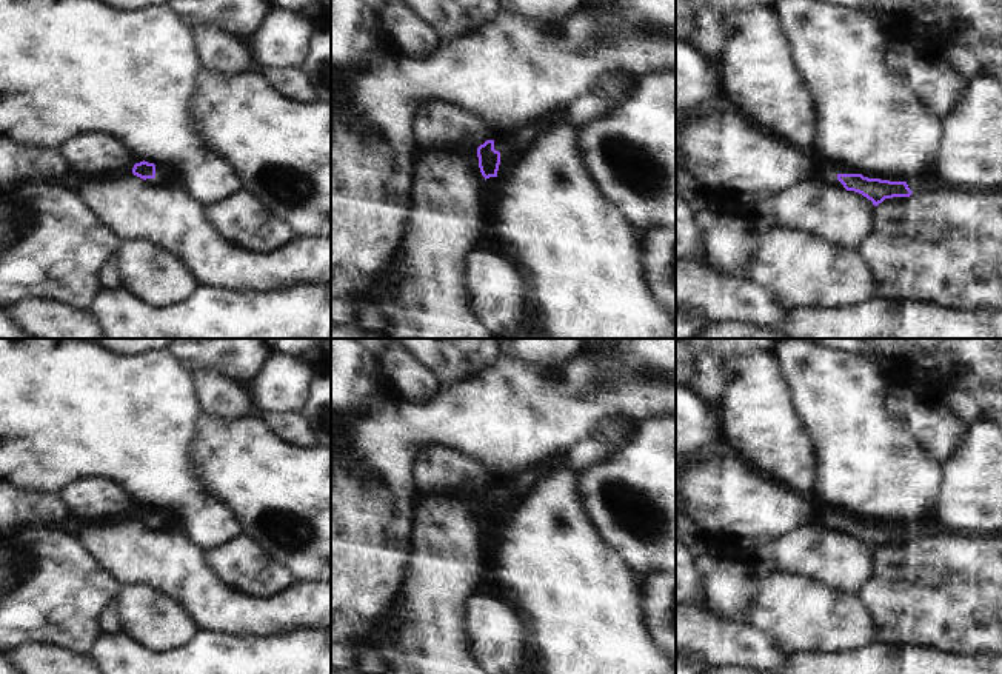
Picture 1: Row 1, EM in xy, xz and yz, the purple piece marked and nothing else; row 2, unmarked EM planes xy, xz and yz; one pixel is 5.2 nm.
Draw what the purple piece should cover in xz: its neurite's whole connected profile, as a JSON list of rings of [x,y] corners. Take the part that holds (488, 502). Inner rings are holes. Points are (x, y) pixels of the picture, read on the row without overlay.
[[[628,420],[626,426],[628,432],[619,442],[599,442],[593,437],[586,437],[573,443],[563,452],[540,462],[520,474],[499,477],[494,485],[486,485],[477,492],[479,512],[485,525],[503,520],[516,511],[529,491],[542,482],[545,472],[557,466],[566,466],[579,472],[613,455],[630,442],[636,431],[640,429],[640,423],[636,420]]]

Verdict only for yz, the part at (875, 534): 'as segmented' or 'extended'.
extended

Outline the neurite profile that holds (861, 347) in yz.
[[[802,339],[831,351],[856,354],[865,360],[874,362],[880,355],[868,339]]]

